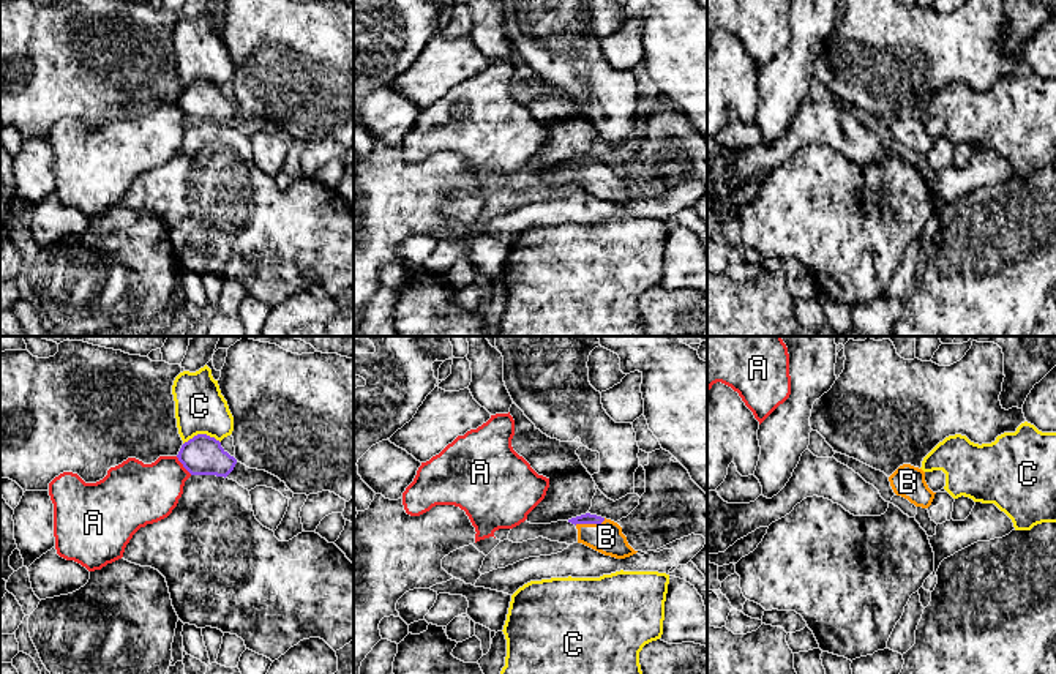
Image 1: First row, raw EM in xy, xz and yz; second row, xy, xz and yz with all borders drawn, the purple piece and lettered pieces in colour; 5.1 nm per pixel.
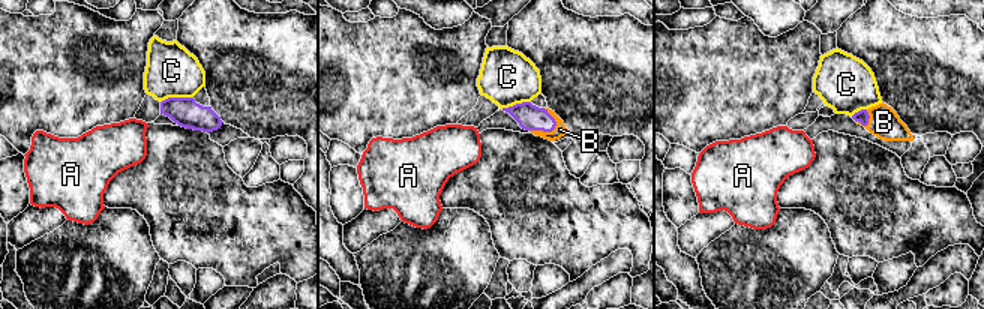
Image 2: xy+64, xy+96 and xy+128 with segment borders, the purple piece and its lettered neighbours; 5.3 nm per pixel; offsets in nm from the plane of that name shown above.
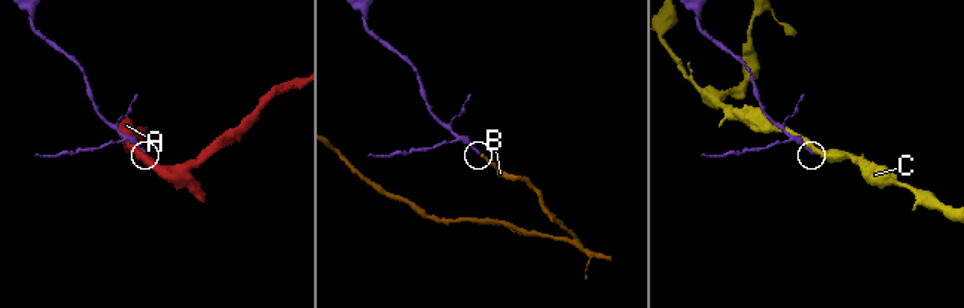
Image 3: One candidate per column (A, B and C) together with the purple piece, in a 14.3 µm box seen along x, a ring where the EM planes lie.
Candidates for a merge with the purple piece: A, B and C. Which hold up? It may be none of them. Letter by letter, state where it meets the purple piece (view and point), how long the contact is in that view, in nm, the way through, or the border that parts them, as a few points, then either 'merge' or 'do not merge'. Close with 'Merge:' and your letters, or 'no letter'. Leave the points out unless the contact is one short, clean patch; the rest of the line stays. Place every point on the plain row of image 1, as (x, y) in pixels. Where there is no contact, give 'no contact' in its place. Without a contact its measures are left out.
A: xy (183, 112) | 130 nm | do not merge
B: xz (589, 169) | 160 nm | across xz (587, 164), (589, 169), (606, 183) | merge
C: xy (201, 81) | 190 nm | do not merge
Merge: B

